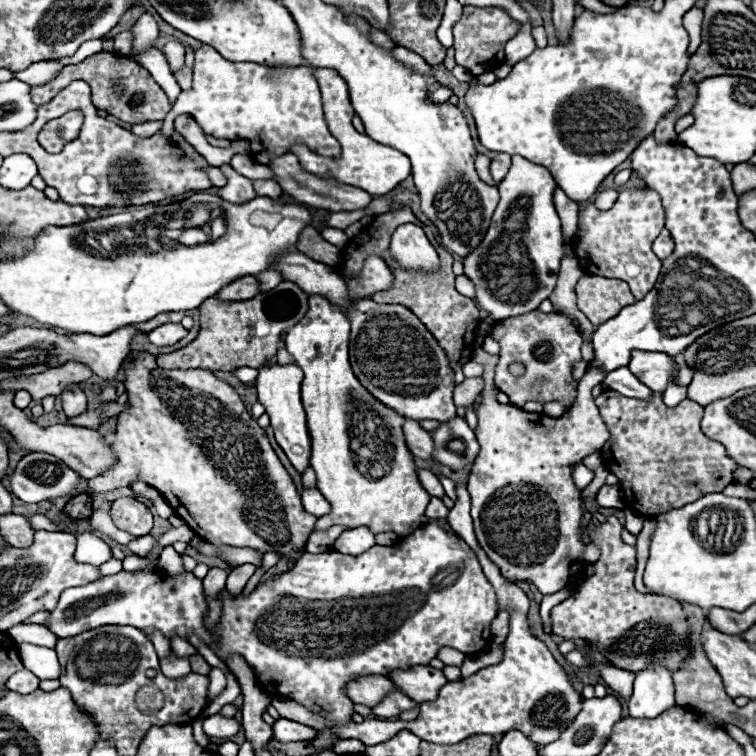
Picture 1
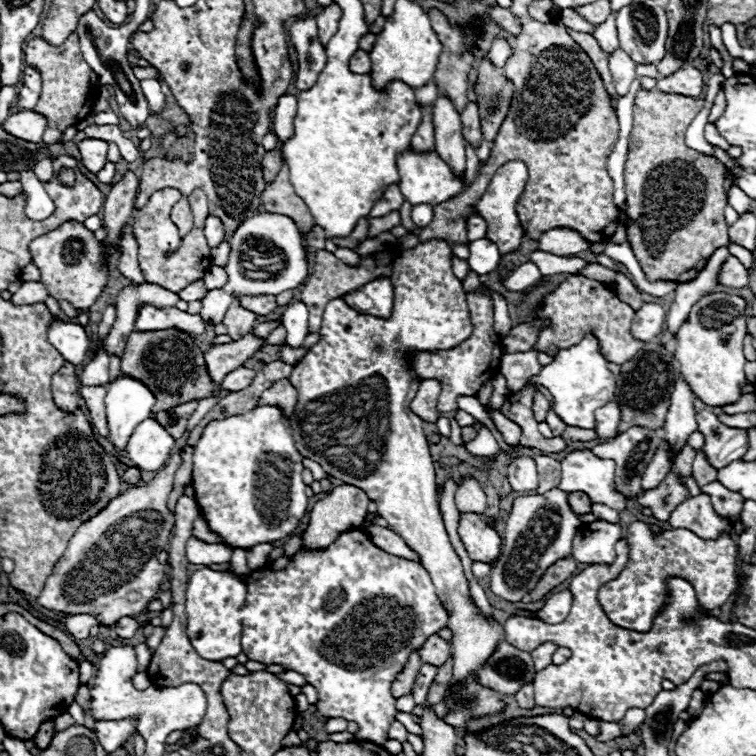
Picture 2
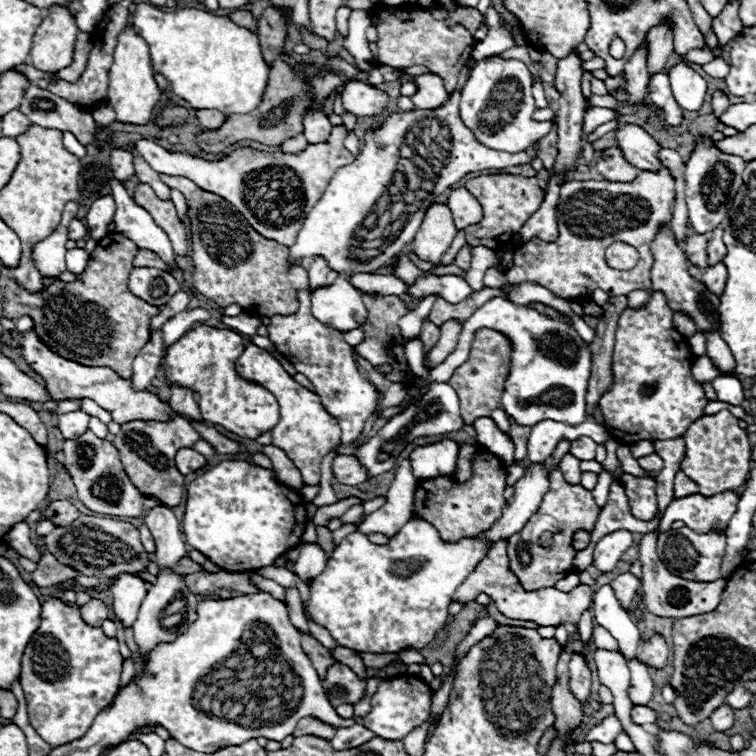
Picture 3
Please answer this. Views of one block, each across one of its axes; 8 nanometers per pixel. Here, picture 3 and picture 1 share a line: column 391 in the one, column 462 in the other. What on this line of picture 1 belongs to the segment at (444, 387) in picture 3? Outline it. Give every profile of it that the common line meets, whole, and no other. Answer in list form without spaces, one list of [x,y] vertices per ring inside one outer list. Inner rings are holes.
[[[456,416],[454,420],[442,422],[434,432],[434,458],[452,470],[464,470],[474,464],[480,446],[474,430],[468,428],[466,420]]]

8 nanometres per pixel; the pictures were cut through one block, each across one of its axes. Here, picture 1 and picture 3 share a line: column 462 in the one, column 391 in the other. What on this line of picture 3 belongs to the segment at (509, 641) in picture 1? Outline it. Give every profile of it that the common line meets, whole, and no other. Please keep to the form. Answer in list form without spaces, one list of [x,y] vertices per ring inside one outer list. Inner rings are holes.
[[[404,458],[396,468],[396,478],[386,494],[386,504],[376,512],[372,512],[370,516],[366,516],[366,520],[358,530],[364,534],[378,532],[388,538],[394,538],[400,532],[402,524],[406,524],[412,516],[414,488],[416,488],[416,480],[412,474],[410,458]],[[396,676],[390,680],[382,680],[378,684],[376,694],[372,696],[370,704],[372,710],[362,716],[362,724],[370,728],[376,736],[386,740],[400,740],[404,738],[412,728],[426,722],[430,716],[430,704],[432,704],[432,688],[420,678],[420,676]]]

